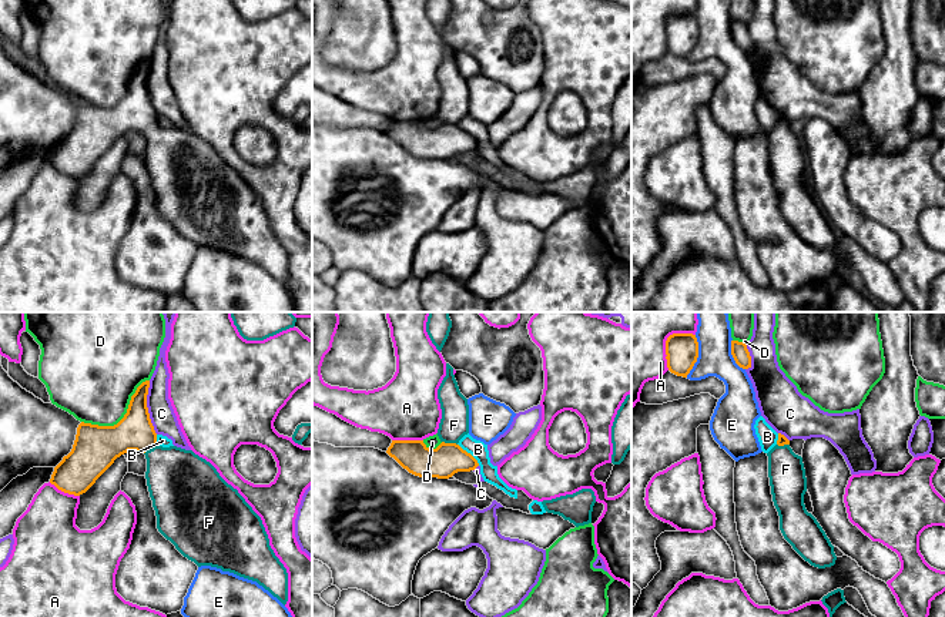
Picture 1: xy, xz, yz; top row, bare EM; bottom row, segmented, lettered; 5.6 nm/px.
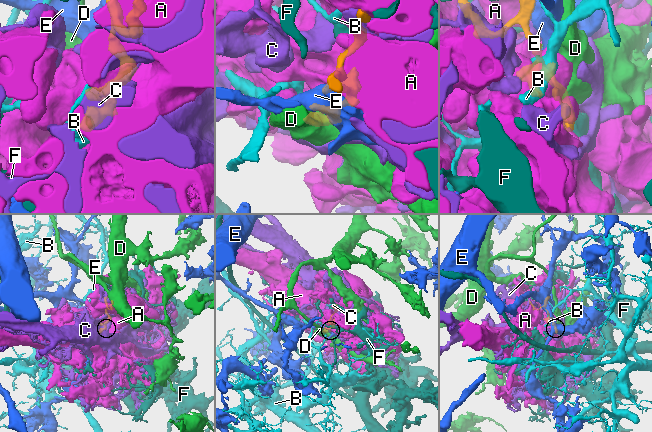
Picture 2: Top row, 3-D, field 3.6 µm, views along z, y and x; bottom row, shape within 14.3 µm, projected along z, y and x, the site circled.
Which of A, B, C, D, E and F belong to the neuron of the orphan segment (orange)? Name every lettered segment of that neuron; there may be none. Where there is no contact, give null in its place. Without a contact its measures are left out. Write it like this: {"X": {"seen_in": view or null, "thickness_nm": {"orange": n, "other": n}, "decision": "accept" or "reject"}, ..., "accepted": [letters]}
{"A": {"seen_in": "yz", "thickness_nm": {"orange": 190, "other": 500}, "decision": "reject"}, "B": {"seen_in": "xz", "thickness_nm": {"orange": 180, "other": 100}, "decision": "reject"}, "C": {"seen_in": "xy", "thickness_nm": {"orange": 200, "other": 140}, "decision": "reject"}, "D": {"seen_in": "xy", "thickness_nm": {"orange": 260, "other": 440}, "decision": "reject"}, "E": {"seen_in": "yz", "thickness_nm": {"orange": 190, "other": 190}, "decision": "reject"}, "F": {"seen_in": "xz", "thickness_nm": {"orange": 180, "other": 160}, "decision": "accept"}, "accepted": ["F"]}

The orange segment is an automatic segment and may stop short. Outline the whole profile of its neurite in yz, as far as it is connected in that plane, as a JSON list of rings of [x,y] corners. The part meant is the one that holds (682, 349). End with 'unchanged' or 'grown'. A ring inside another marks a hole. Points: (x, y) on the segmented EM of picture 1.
[[[673,333],[666,341],[667,368],[687,378],[698,358],[698,342],[693,333]]] | unchanged

